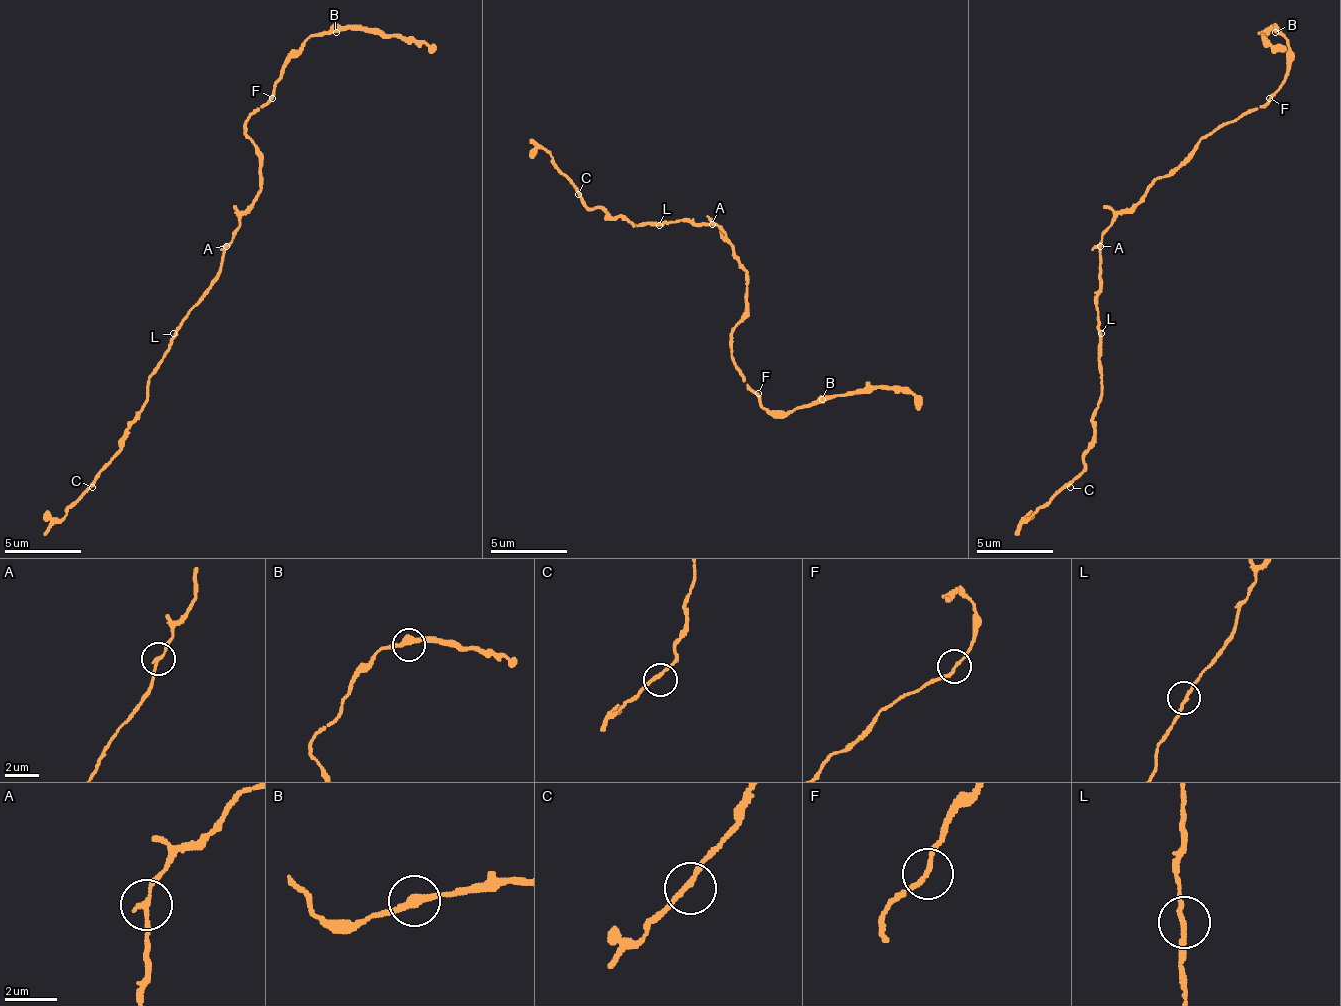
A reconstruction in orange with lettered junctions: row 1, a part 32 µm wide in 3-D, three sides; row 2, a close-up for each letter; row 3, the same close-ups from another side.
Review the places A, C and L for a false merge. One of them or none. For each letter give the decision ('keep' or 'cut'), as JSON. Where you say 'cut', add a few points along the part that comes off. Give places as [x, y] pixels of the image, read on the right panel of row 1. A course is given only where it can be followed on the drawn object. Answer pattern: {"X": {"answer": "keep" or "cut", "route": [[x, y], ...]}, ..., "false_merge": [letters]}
{"A": {"answer": "keep"}, "C": {"answer": "keep"}, "L": {"answer": "keep"}, "false_merge": []}

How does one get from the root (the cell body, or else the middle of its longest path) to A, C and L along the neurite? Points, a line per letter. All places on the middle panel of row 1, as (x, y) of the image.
A: (732, 248), (725, 232), (713, 225)
C: (732, 248), (717, 225), (694, 221), (632, 225), (624, 217), (609, 217), (601, 209), (590, 209), (578, 194)
L: (732, 248), (717, 225), (698, 225), (694, 221), (663, 221), (659, 225)

